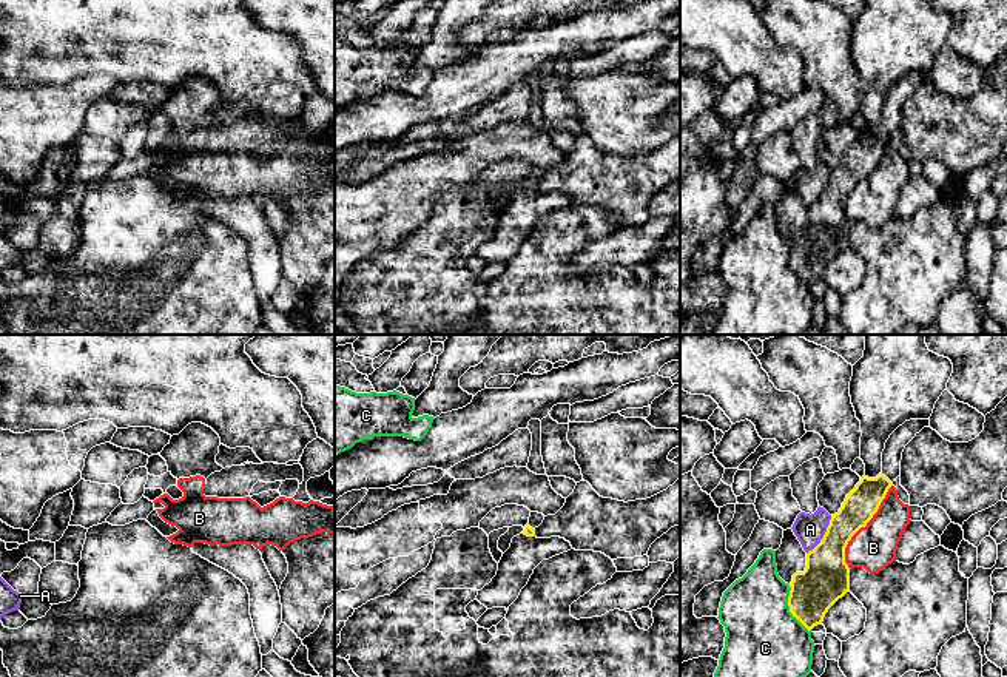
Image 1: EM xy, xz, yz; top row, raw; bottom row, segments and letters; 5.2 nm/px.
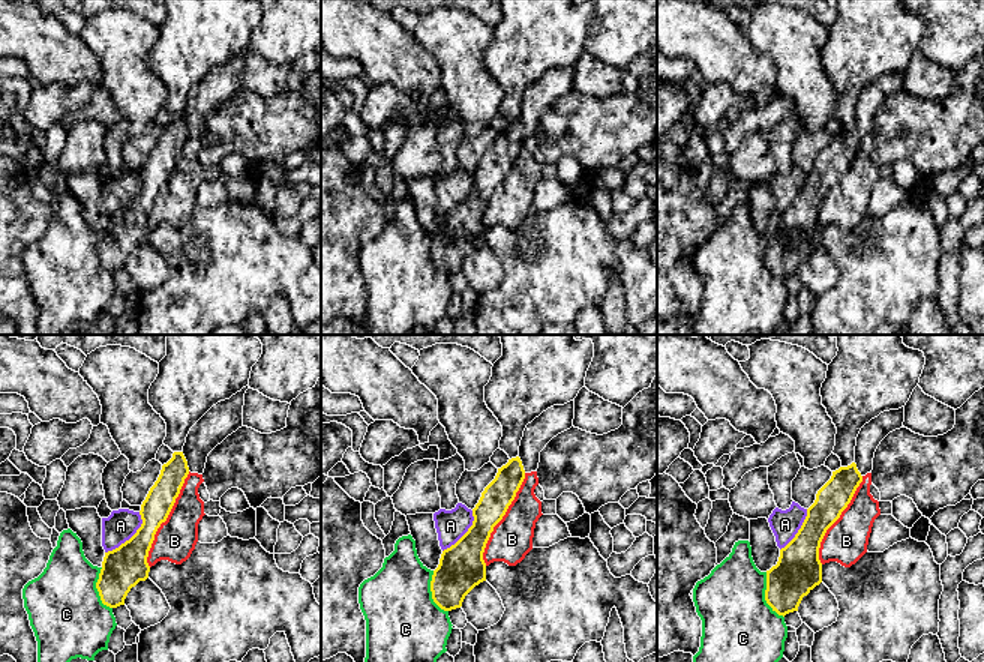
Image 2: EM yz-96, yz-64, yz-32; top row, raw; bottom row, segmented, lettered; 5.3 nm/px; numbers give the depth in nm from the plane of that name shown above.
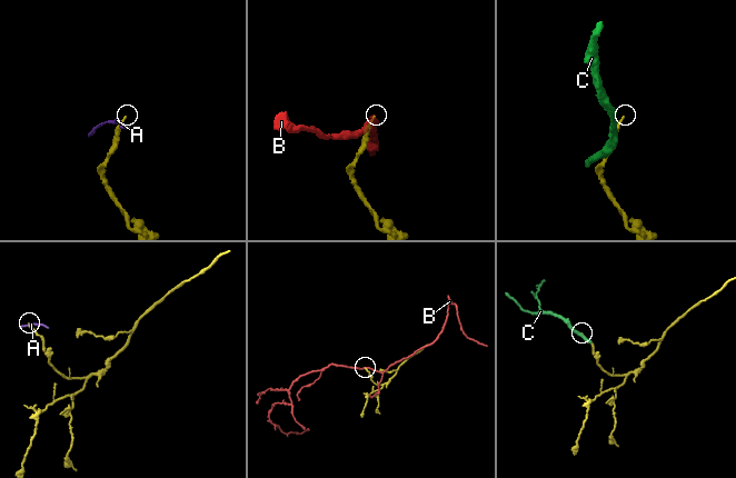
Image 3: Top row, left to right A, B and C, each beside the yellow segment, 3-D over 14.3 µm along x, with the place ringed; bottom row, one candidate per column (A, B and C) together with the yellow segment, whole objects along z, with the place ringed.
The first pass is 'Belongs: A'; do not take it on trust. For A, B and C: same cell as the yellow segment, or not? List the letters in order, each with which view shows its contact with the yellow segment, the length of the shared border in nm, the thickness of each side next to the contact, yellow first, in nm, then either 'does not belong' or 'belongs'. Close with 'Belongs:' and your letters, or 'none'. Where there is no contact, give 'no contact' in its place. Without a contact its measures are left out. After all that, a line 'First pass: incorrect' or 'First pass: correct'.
A: yz | 240 nm | 240/160 nm | does not belong
B: yz | 500 nm | 180/240 nm | does not belong
C: yz | 280 nm | 240/380 nm | does not belong
Belongs: none
First pass: incorrect

